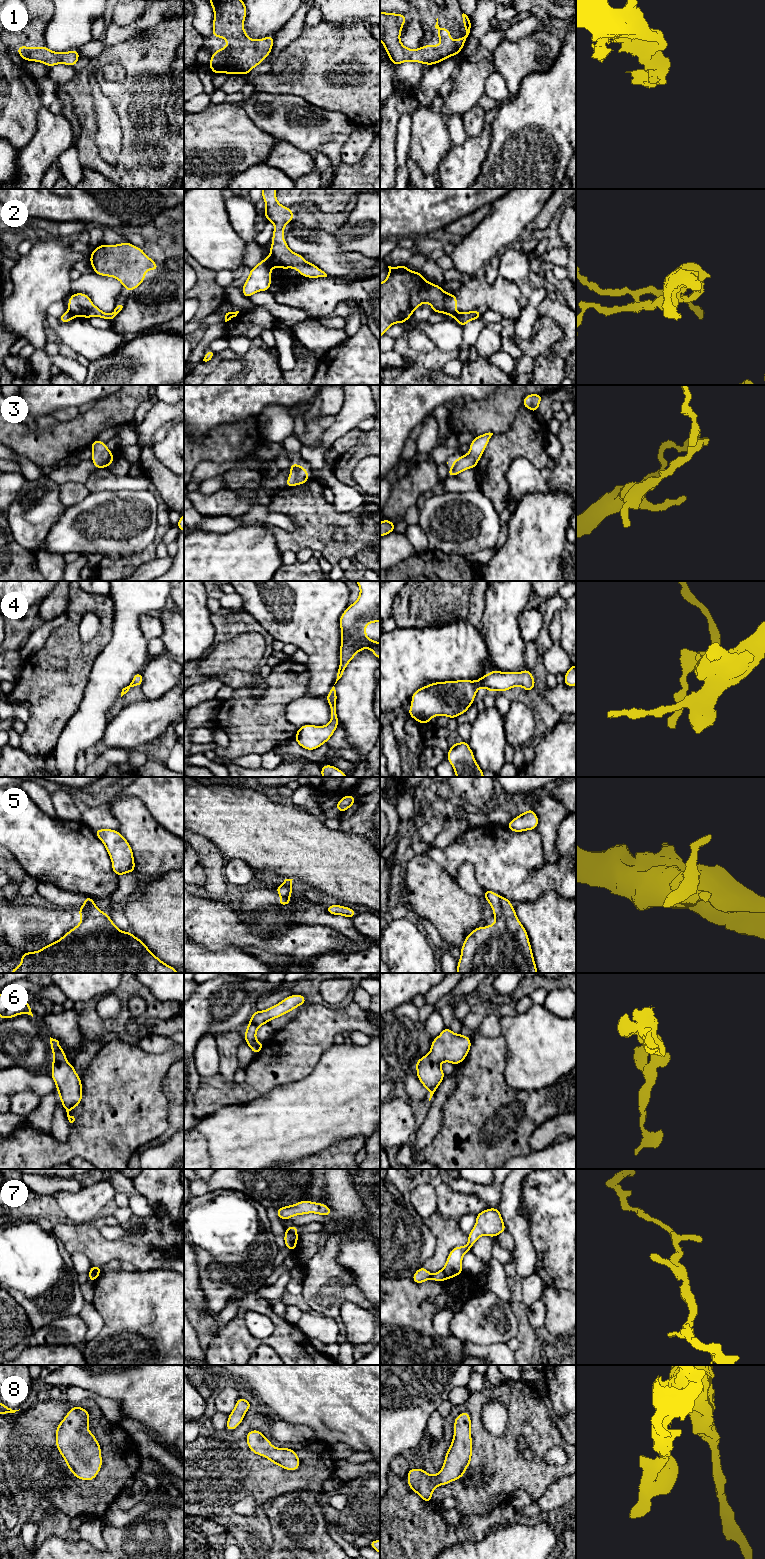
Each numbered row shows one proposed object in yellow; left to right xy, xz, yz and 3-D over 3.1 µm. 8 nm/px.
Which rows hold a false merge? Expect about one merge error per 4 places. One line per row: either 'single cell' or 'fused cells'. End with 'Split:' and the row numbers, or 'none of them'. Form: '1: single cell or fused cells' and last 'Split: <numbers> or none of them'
1: single cell
2: fused cells
3: single cell
4: single cell
5: fused cells
6: single cell
7: fused cells
8: single cell
Split: 2, 5, 7

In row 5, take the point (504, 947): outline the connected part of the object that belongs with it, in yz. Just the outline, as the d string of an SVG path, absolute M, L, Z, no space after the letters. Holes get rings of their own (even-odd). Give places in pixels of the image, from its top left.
M500 897L501 915L493 925L477 927L465 938L457 973L538 973L528 934L511 901Z

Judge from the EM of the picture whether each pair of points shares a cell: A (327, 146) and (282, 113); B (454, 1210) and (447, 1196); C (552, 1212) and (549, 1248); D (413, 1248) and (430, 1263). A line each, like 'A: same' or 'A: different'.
A: same
B: same
C: same
D: different

